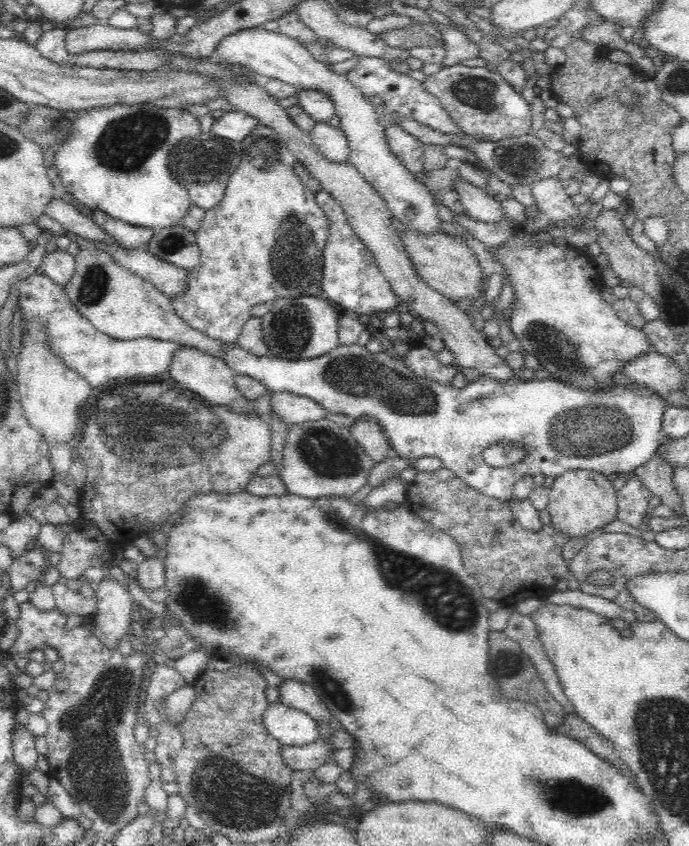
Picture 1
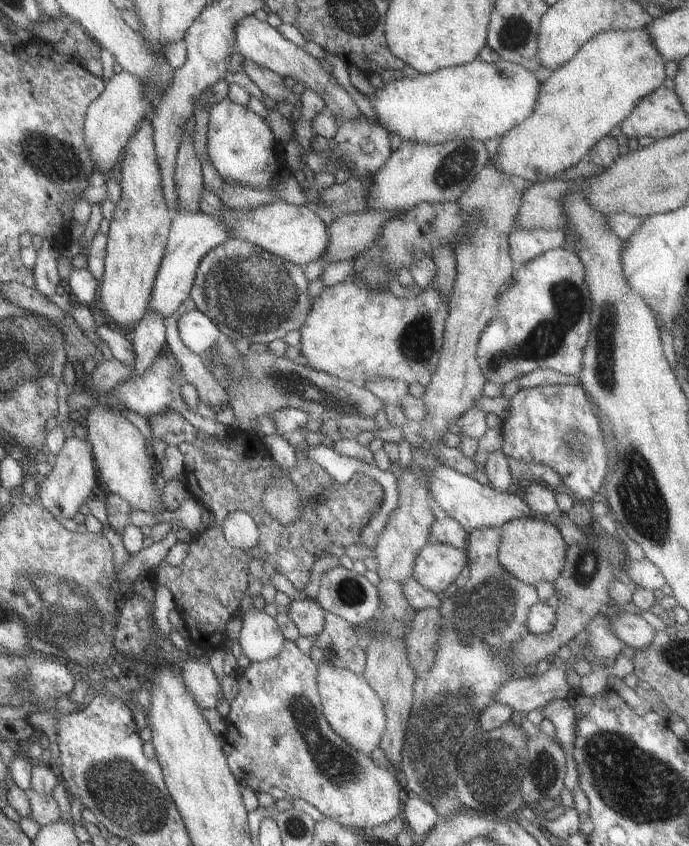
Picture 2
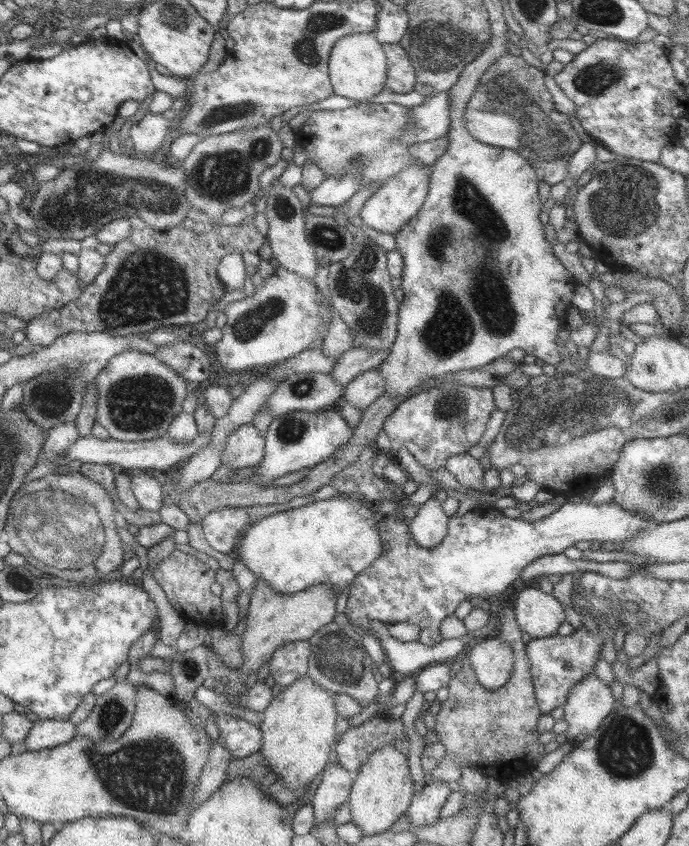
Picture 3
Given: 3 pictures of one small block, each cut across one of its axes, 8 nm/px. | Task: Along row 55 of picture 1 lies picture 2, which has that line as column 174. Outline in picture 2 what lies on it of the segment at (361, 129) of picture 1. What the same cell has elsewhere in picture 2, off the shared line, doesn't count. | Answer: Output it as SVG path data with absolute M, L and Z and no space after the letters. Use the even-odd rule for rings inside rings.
M201 210L193 213L177 213L168 229L164 247L165 254L163 254L154 279L146 313L156 313L160 317L166 318L174 312L190 294L200 259L211 248L230 238L231 232L230 227L224 223L224 218L221 215L208 216Z

